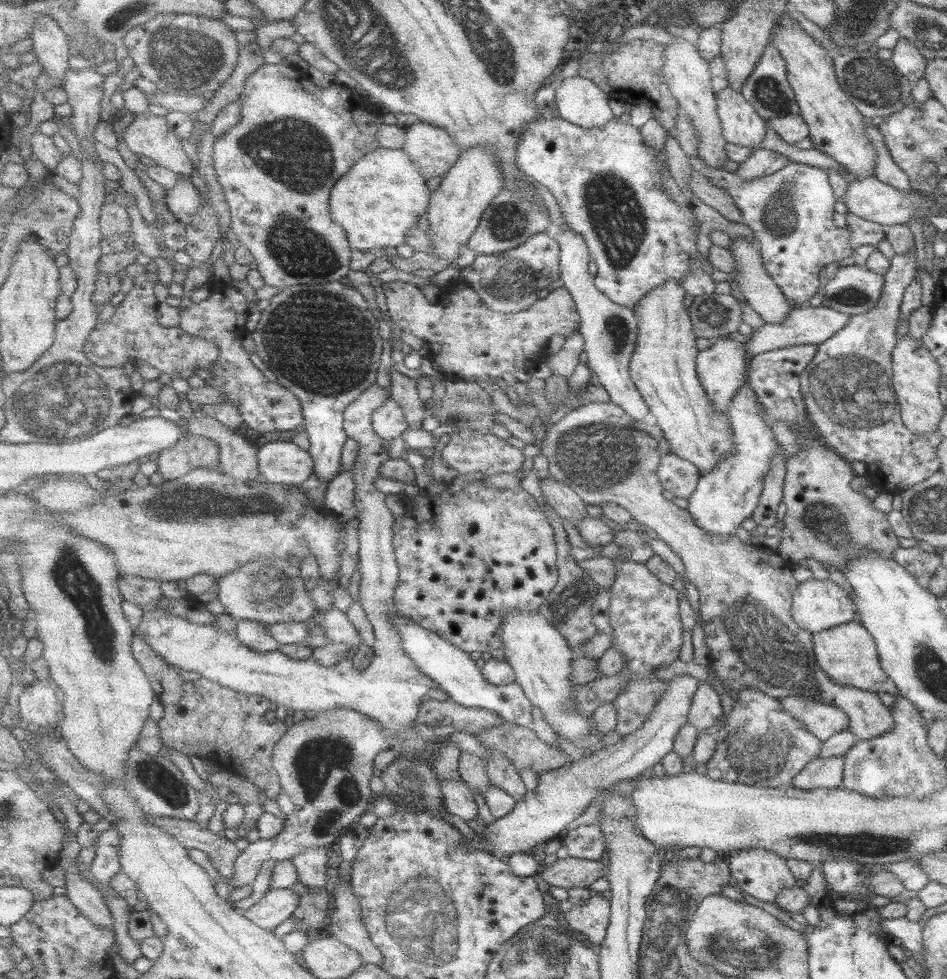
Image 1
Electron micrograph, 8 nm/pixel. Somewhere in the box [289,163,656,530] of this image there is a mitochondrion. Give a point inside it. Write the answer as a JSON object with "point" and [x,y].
{"point":[600,455]}

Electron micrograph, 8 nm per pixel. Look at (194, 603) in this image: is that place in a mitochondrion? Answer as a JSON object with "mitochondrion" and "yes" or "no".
{"mitochondrion":"no"}

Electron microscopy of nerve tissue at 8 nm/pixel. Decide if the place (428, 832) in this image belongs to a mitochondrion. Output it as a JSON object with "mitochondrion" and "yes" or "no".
{"mitochondrion":"no"}

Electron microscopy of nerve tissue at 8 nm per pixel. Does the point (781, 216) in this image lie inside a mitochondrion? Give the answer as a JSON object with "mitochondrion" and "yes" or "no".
{"mitochondrion":"yes"}

